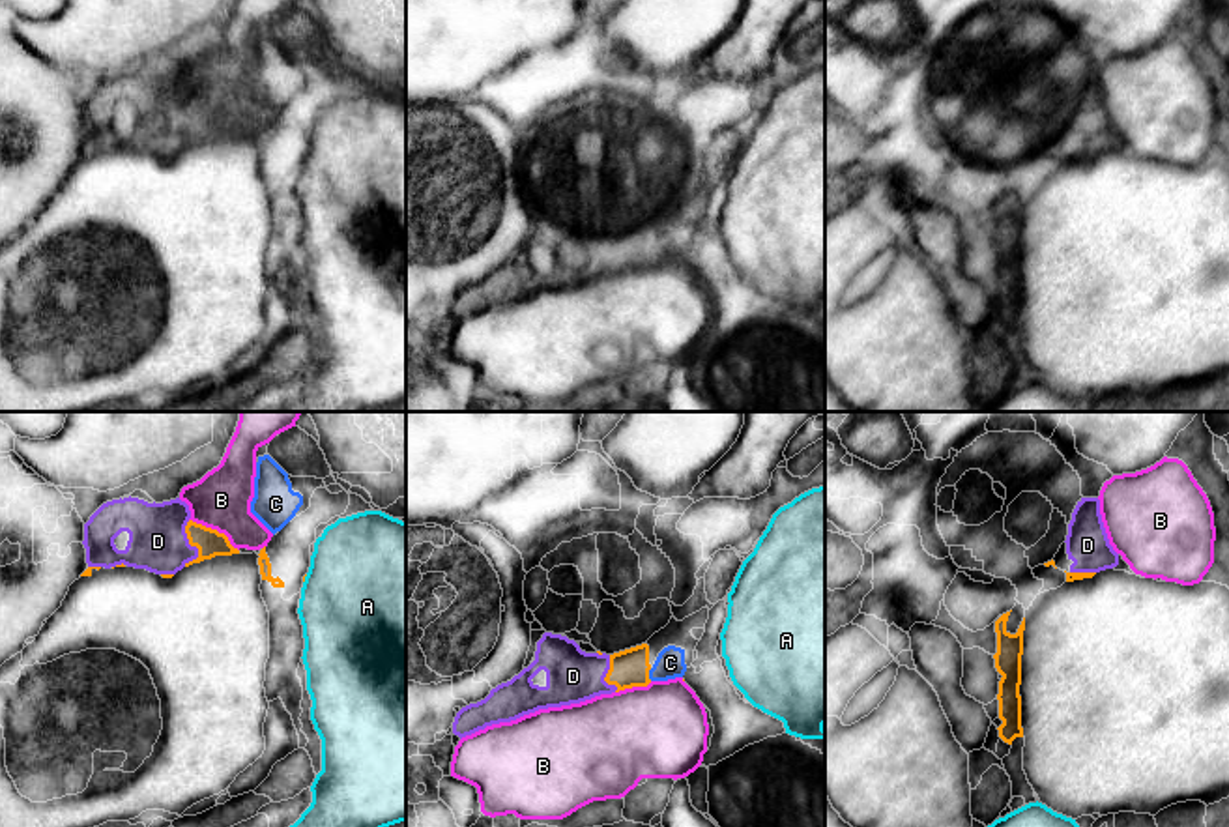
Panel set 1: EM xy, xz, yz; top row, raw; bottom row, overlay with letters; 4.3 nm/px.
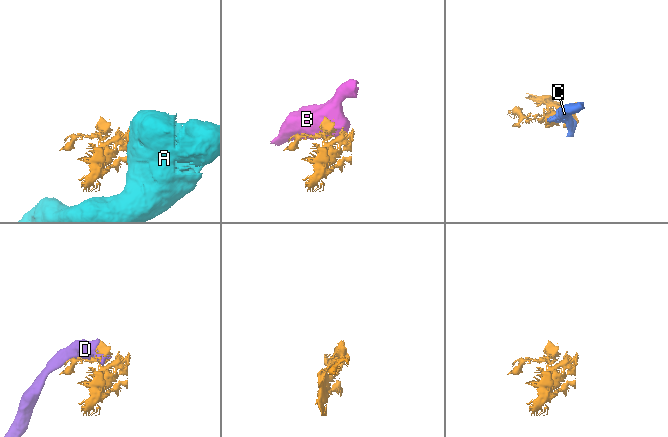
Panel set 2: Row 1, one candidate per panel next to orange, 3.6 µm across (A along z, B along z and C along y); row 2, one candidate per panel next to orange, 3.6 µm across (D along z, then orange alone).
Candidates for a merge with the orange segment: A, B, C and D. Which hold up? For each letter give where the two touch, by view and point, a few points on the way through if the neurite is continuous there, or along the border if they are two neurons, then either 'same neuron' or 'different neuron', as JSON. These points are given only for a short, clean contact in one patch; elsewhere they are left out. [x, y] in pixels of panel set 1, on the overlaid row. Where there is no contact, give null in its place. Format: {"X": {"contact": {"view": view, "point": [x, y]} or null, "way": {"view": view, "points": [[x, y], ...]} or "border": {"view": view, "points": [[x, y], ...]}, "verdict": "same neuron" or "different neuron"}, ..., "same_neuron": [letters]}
{"A": {"contact": {"view": "xy", "point": [303, 579]}, "verdict": "different neuron"}, "B": {"contact": {"view": "xy", "point": [216, 530]}, "border": {"view": "xy", "points": [[189, 519], [216, 528], [238, 551]]}, "verdict": "different neuron"}, "C": {"contact": {"view": "xz", "point": [648, 674]}, "verdict": "same neuron"}, "D": {"contact": {"view": "xy", "point": [193, 545]}, "verdict": "same neuron"}, "same_neuron": ["C", "D"]}

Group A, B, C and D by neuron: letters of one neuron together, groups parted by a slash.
A / B / C D

